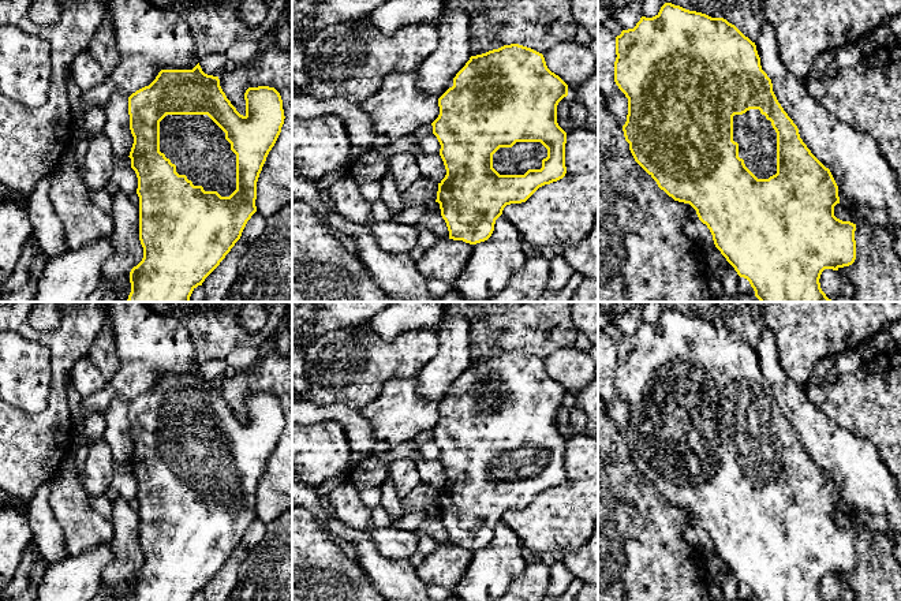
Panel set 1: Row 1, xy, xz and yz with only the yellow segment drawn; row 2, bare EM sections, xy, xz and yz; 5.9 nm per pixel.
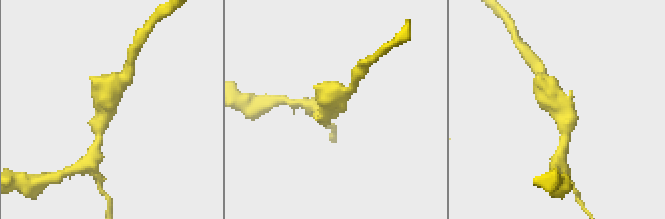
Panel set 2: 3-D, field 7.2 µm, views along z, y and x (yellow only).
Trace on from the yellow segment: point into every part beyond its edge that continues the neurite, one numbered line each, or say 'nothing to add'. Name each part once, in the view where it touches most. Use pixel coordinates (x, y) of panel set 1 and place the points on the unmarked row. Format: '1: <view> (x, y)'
1: xy (197, 452)

